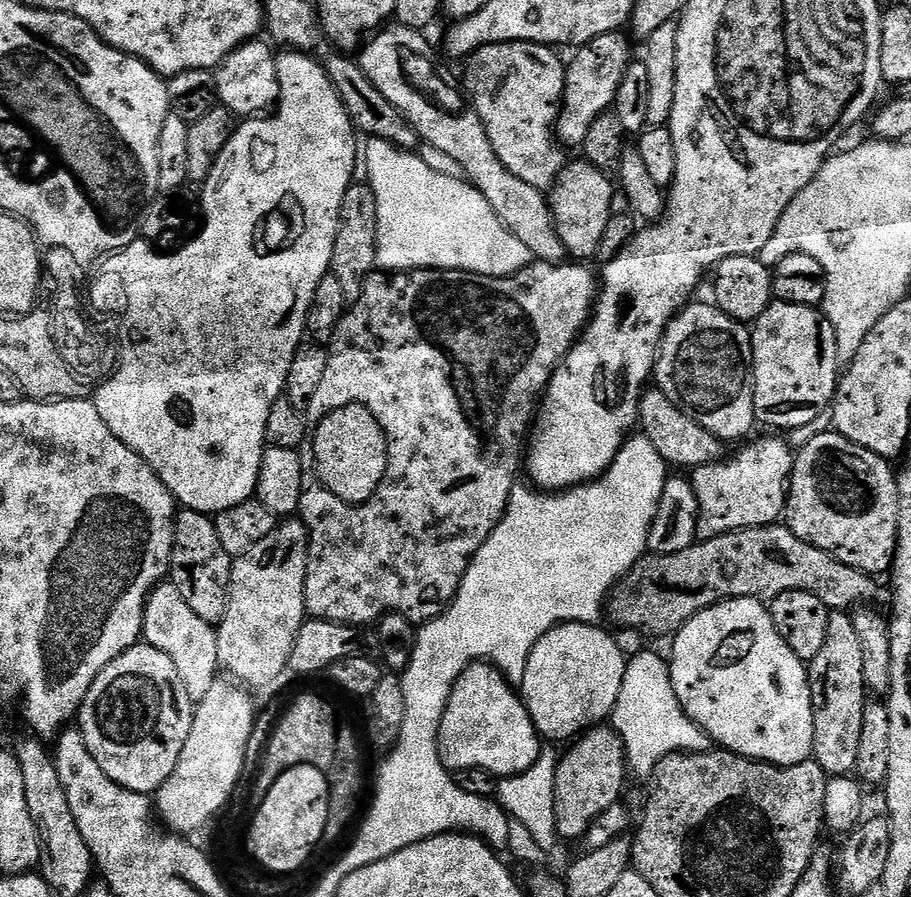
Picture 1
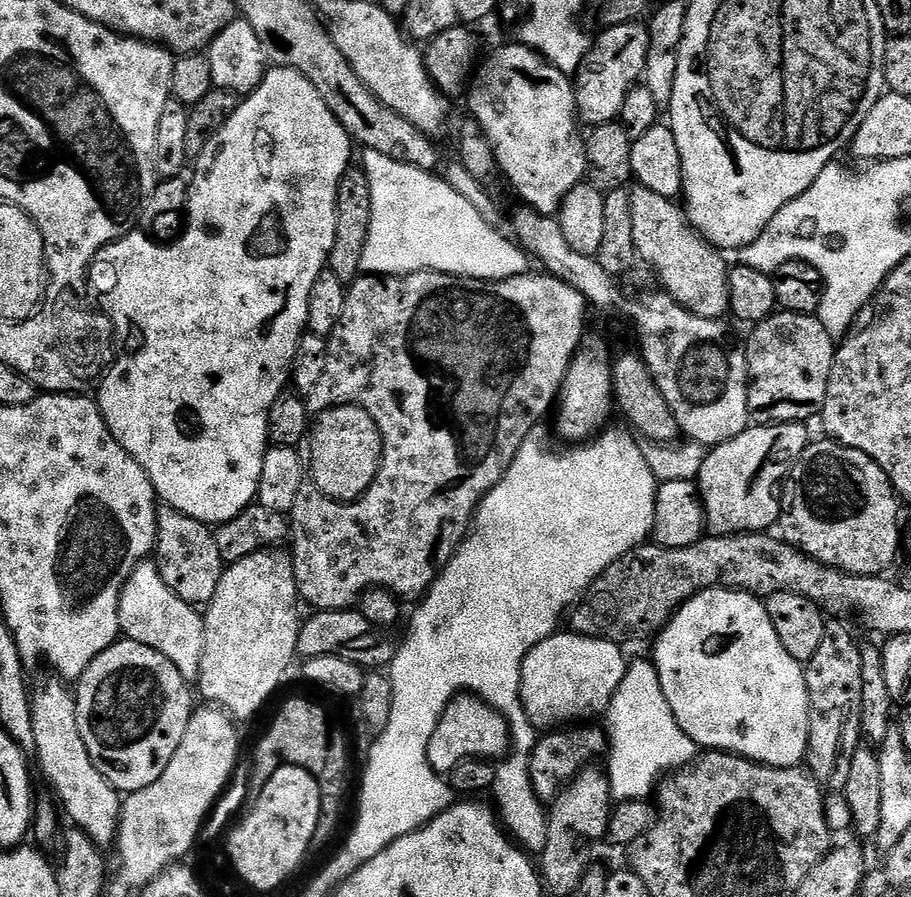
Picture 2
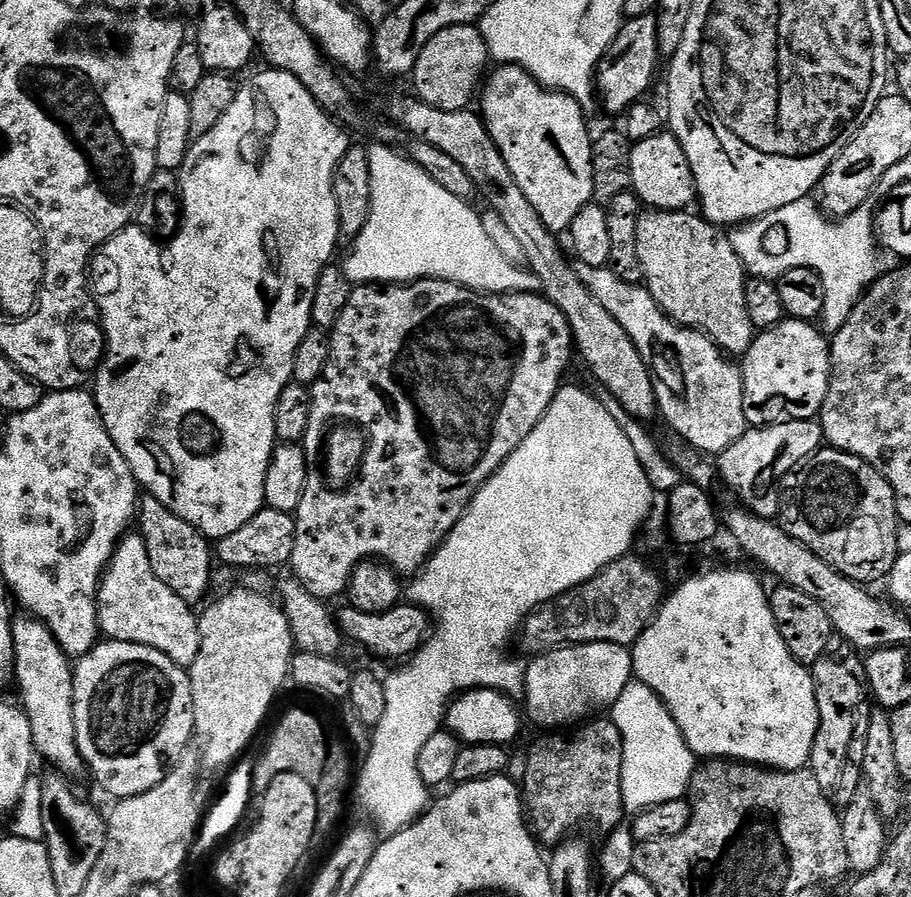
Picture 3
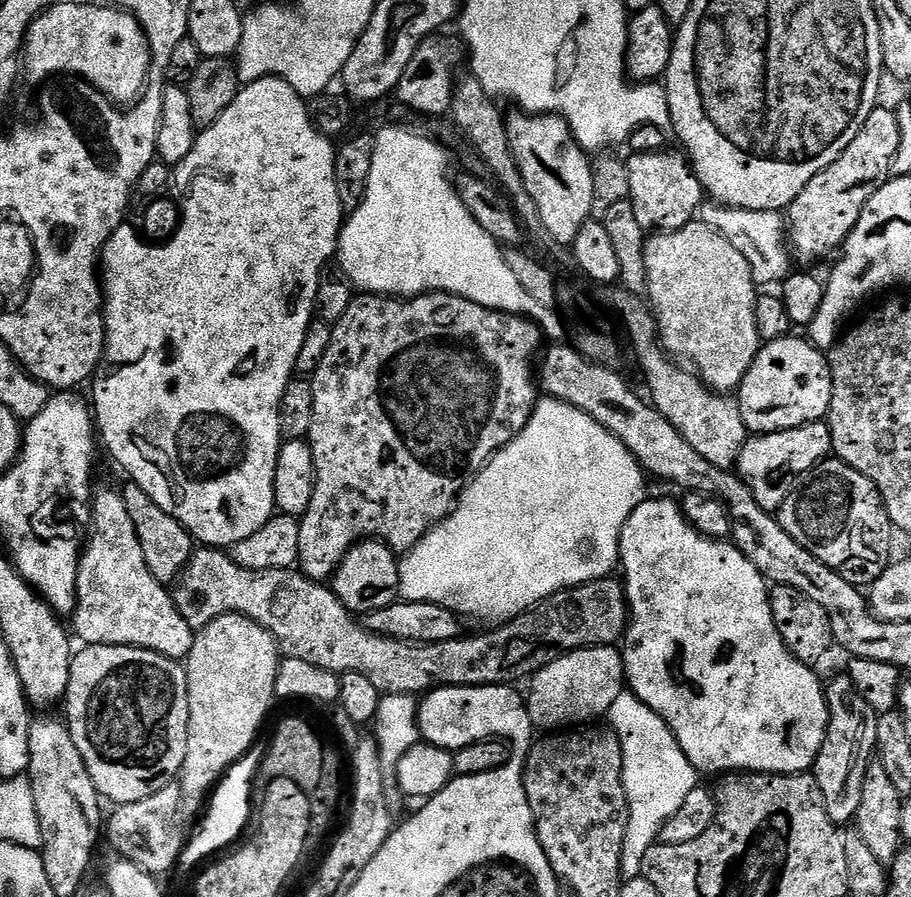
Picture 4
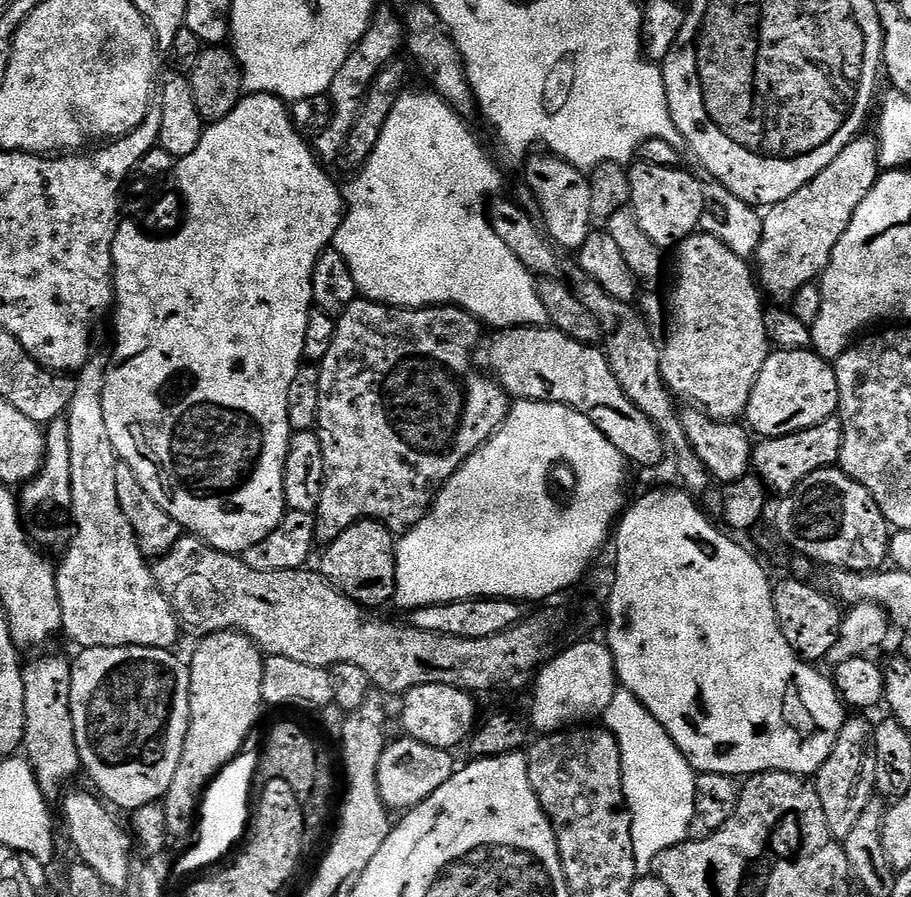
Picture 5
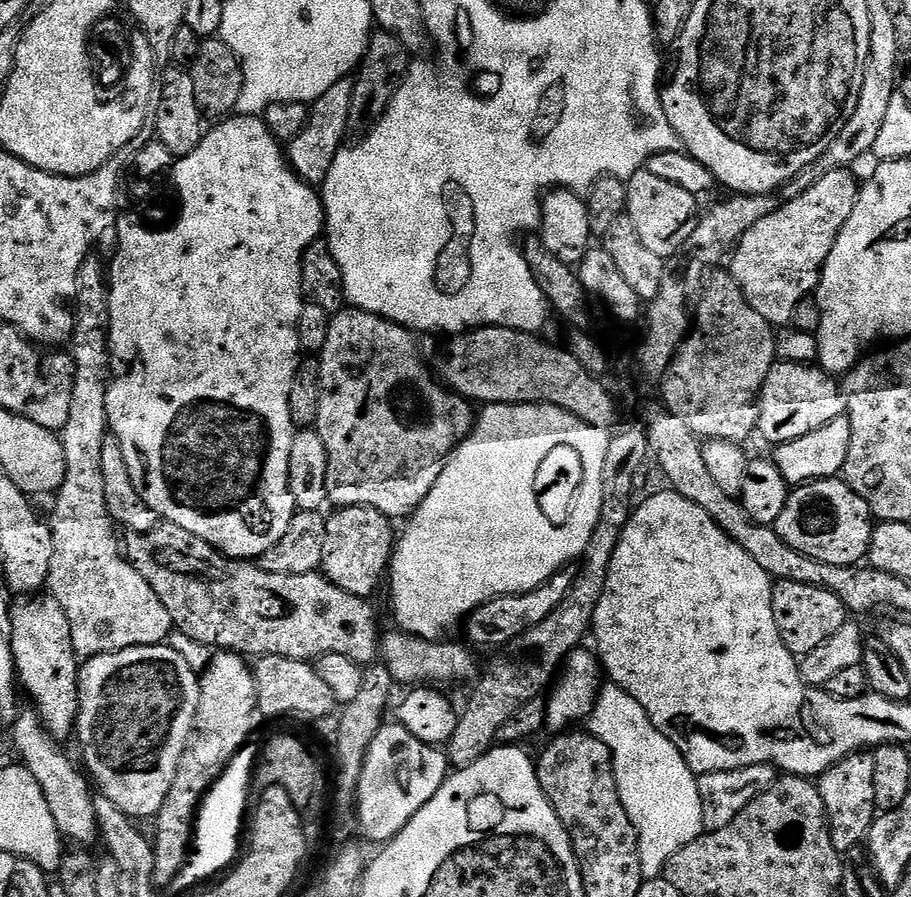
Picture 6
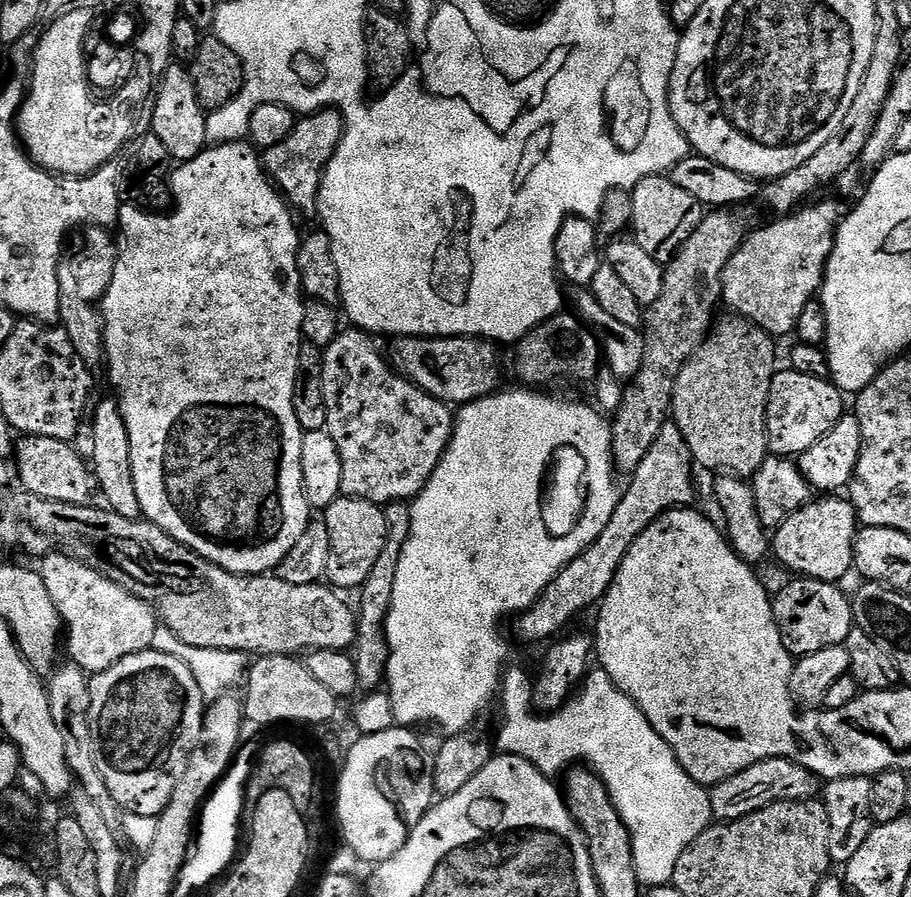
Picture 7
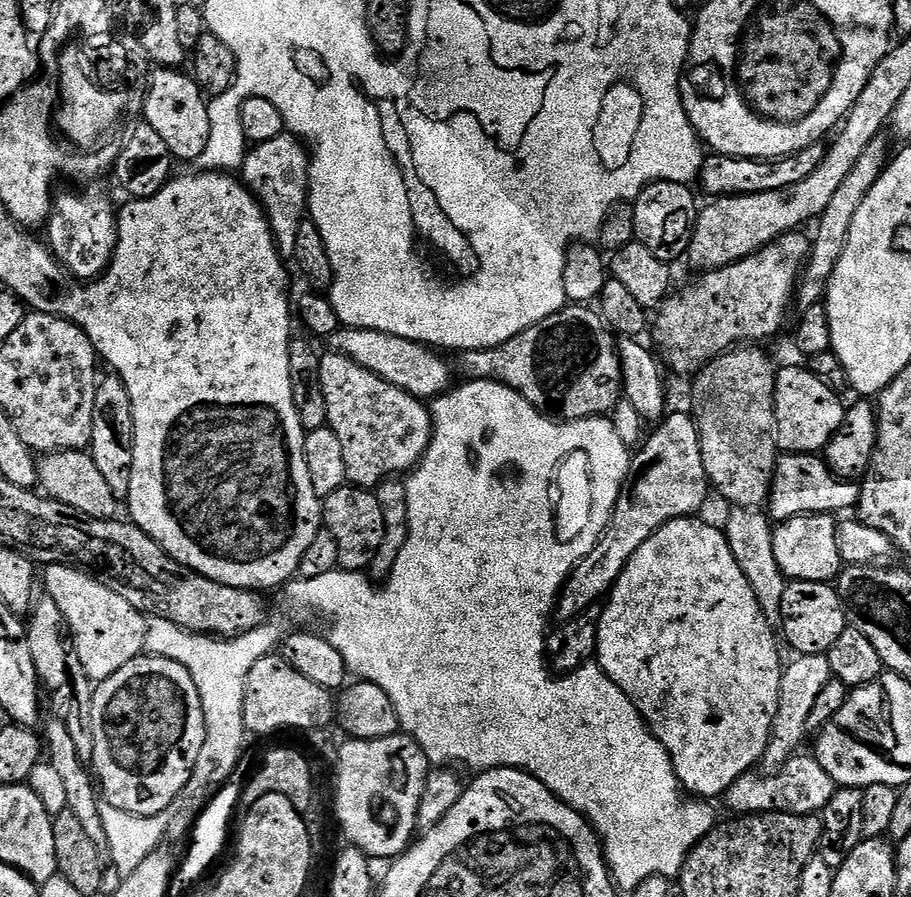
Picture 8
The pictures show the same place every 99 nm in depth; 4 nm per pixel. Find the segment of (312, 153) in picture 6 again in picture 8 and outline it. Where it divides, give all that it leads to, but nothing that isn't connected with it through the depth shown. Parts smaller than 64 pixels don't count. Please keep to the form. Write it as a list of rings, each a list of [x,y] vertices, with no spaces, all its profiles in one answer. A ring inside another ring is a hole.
[[[283,134],[268,142],[253,144],[247,149],[242,167],[242,183],[252,191],[264,209],[264,217],[276,240],[281,257],[291,258],[298,243],[298,229],[309,215],[308,210],[308,162],[307,147],[291,134]]]

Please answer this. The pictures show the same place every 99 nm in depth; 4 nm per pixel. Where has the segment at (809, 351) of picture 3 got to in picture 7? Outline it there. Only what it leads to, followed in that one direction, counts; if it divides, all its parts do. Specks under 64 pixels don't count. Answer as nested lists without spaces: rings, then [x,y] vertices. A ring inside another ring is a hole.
[[[791,370],[777,371],[768,399],[768,451],[773,456],[798,458],[845,415],[845,397],[831,379],[810,378]]]

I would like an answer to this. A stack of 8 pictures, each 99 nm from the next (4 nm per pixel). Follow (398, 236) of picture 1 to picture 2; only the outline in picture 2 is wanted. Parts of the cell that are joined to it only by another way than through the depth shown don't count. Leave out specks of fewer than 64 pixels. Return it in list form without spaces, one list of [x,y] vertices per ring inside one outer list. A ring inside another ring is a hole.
[[[365,151],[363,155],[362,167],[370,178],[372,199],[372,221],[360,263],[365,273],[404,276],[408,272],[445,272],[451,276],[467,276],[470,280],[509,280],[529,271],[529,253],[519,243],[508,241],[503,231],[490,227],[486,218],[482,218],[462,194],[455,192],[447,180],[414,166],[394,162],[394,158],[386,158],[386,154]]]

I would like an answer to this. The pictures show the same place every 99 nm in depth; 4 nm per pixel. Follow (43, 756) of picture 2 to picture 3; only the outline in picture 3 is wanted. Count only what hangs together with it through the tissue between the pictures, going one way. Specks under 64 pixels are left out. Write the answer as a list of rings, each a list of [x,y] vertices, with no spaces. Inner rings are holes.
[[[20,614],[12,621],[14,632],[14,670],[16,678],[15,687],[20,687],[20,692],[24,695],[22,707],[26,718],[30,718],[30,734],[36,747],[36,756],[44,759],[46,763],[53,764],[55,771],[59,775],[69,778],[85,775],[86,765],[82,754],[78,750],[78,738],[74,730],[74,686],[72,685],[72,674],[74,671],[73,661],[67,652],[62,650],[62,646],[54,638],[52,631],[46,627],[42,621],[37,620],[31,614]]]

